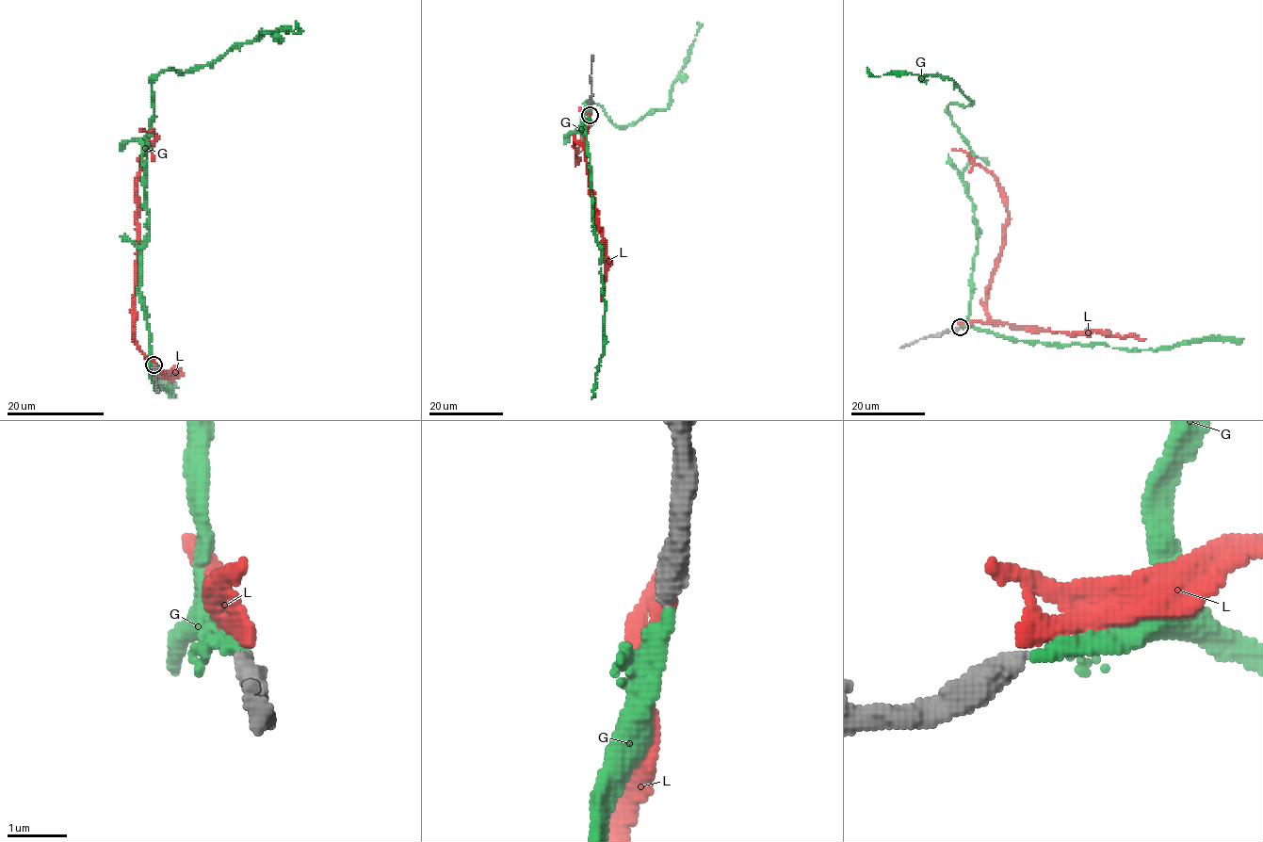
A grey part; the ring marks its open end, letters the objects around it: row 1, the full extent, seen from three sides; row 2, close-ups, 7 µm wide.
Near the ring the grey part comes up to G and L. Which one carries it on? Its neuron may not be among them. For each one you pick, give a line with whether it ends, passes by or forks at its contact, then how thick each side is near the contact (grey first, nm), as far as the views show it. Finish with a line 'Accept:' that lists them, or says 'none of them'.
G: it ends; calibres 400 and 280 nm
Accept: G

